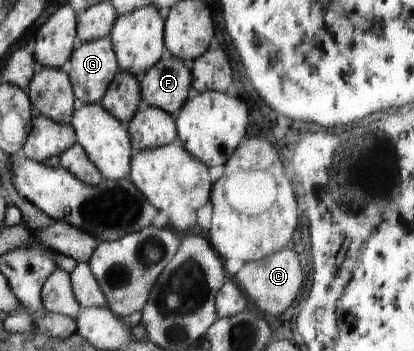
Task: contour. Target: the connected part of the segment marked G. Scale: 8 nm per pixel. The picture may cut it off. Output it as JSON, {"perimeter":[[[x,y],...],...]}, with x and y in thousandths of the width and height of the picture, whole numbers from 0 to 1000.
{"perimeter":[[[268,108],[186,123],[162,177],[159,208],[191,299],[244,296],[287,202]]]}

